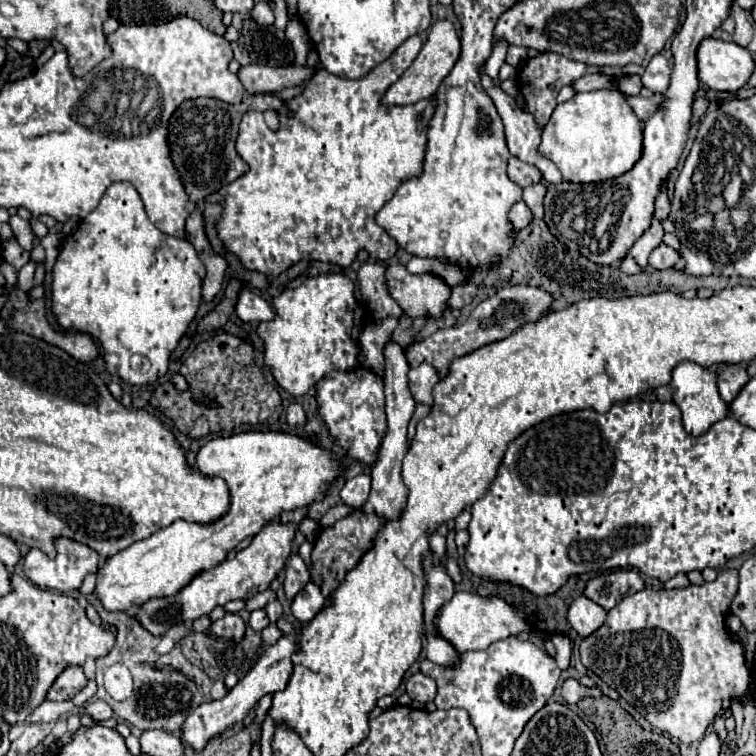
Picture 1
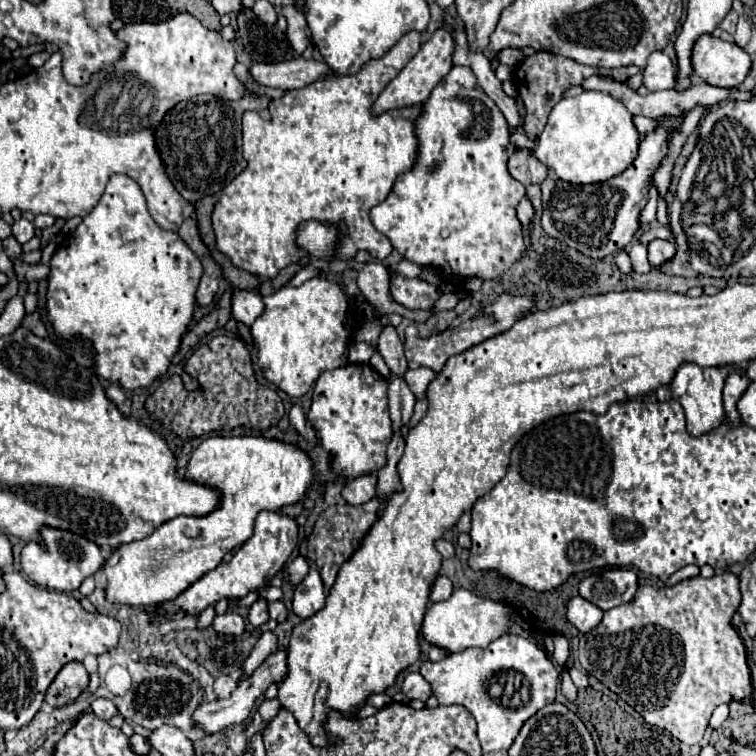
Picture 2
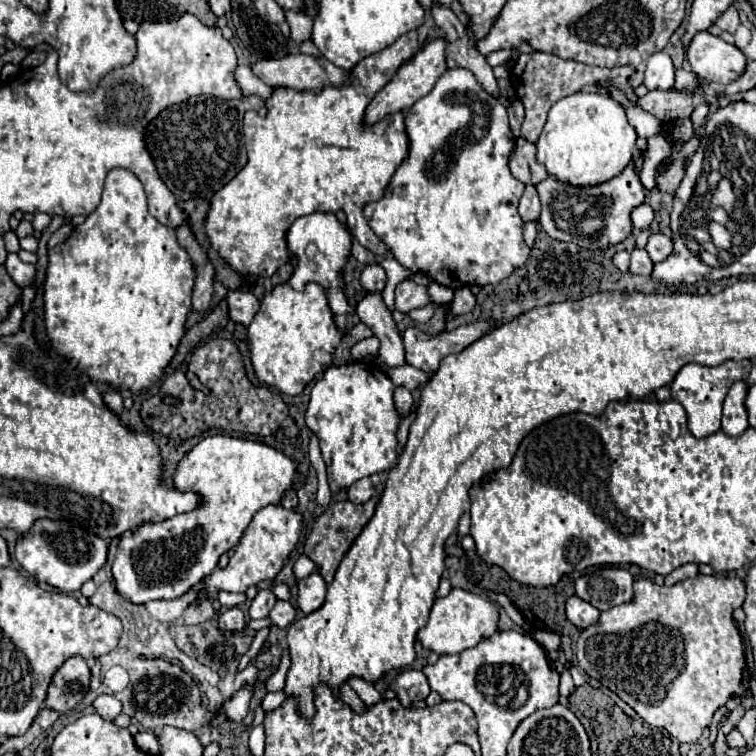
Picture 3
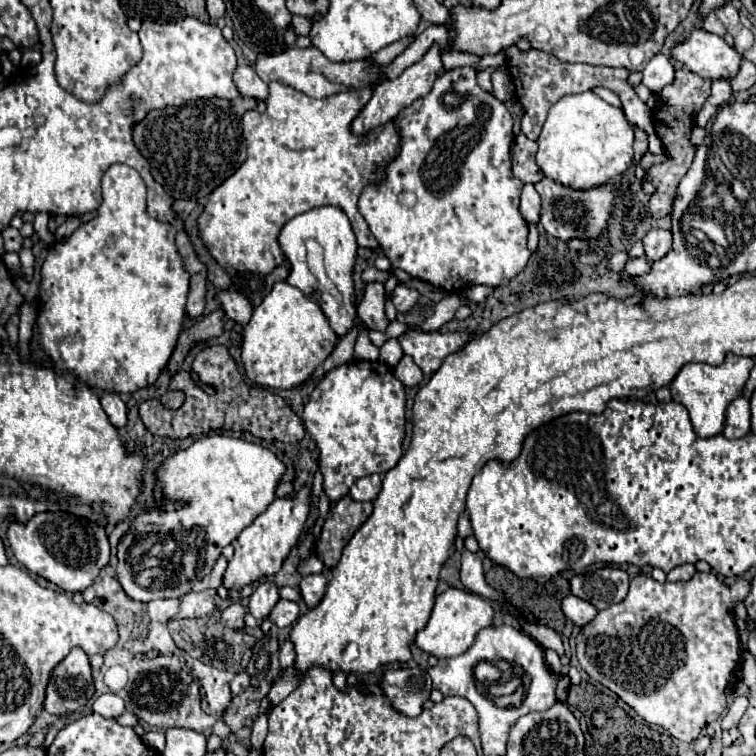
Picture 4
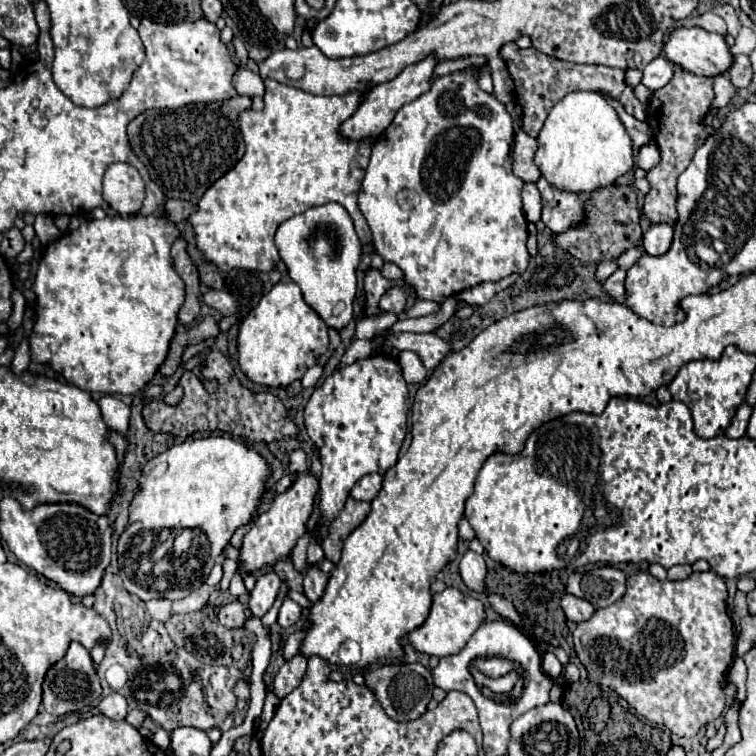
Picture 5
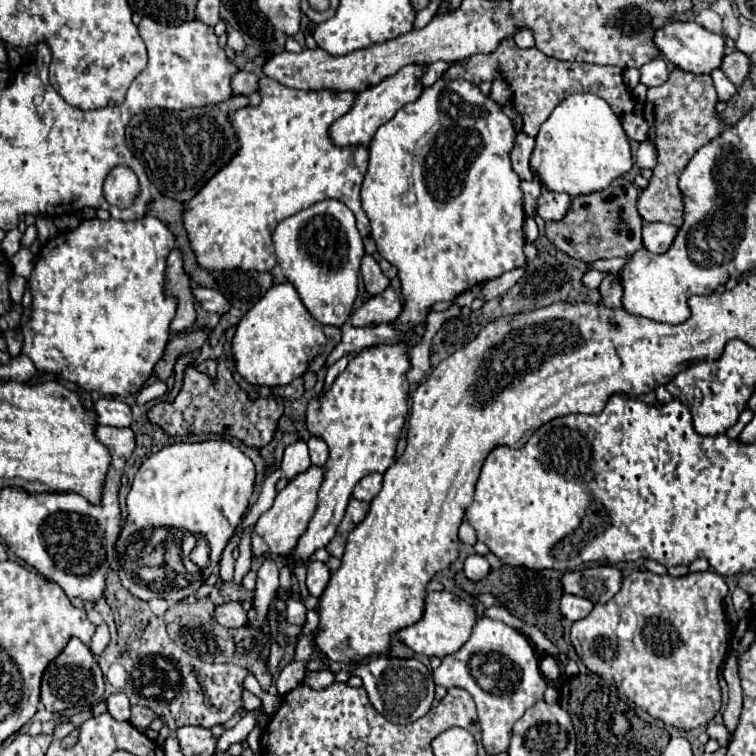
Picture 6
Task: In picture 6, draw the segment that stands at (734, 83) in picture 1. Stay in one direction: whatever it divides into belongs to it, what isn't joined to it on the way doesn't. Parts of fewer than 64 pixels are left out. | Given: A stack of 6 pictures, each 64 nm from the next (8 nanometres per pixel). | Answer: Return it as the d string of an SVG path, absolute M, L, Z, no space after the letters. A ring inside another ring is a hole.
M672 20L664 24L662 28L656 28L654 32L654 44L658 46L660 54L672 62L674 66L694 72L694 74L710 74L714 68L720 68L722 58L724 58L724 38L720 34L708 32L696 22L680 22Z

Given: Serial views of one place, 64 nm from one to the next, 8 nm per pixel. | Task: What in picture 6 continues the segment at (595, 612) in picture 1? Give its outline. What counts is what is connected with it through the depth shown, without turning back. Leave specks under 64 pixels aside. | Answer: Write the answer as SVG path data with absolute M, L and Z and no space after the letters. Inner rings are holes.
M564 594L562 600L560 600L560 612L570 622L576 622L576 620L588 616L592 608L594 608L594 604L590 600L586 600L586 598L580 598L580 596Z

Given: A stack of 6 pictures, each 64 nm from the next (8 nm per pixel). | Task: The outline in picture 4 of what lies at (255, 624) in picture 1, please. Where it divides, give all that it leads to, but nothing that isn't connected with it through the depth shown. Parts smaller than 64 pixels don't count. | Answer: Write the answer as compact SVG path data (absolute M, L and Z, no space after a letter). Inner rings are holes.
M260 582L260 586L252 592L250 596L250 604L248 610L254 618L262 620L264 616L270 614L270 610L274 608L274 604L280 600L278 594L278 586L274 582Z

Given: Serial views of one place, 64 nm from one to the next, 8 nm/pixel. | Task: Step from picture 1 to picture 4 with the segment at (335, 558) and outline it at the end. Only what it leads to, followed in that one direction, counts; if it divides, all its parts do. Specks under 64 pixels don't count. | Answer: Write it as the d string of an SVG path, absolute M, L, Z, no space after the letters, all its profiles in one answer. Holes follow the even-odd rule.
M350 496L342 498L336 506L330 508L318 540L320 558L328 568L334 568L338 564L342 548L348 544L348 540L366 522L370 514L372 502L356 502Z

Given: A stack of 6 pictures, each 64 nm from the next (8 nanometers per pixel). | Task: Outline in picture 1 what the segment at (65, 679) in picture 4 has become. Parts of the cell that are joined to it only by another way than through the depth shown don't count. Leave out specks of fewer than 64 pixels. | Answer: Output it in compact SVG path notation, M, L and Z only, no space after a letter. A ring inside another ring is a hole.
M68 666L50 686L48 690L48 700L56 700L56 702L64 702L64 700L72 700L84 686L86 686L86 676L82 672L82 666Z

